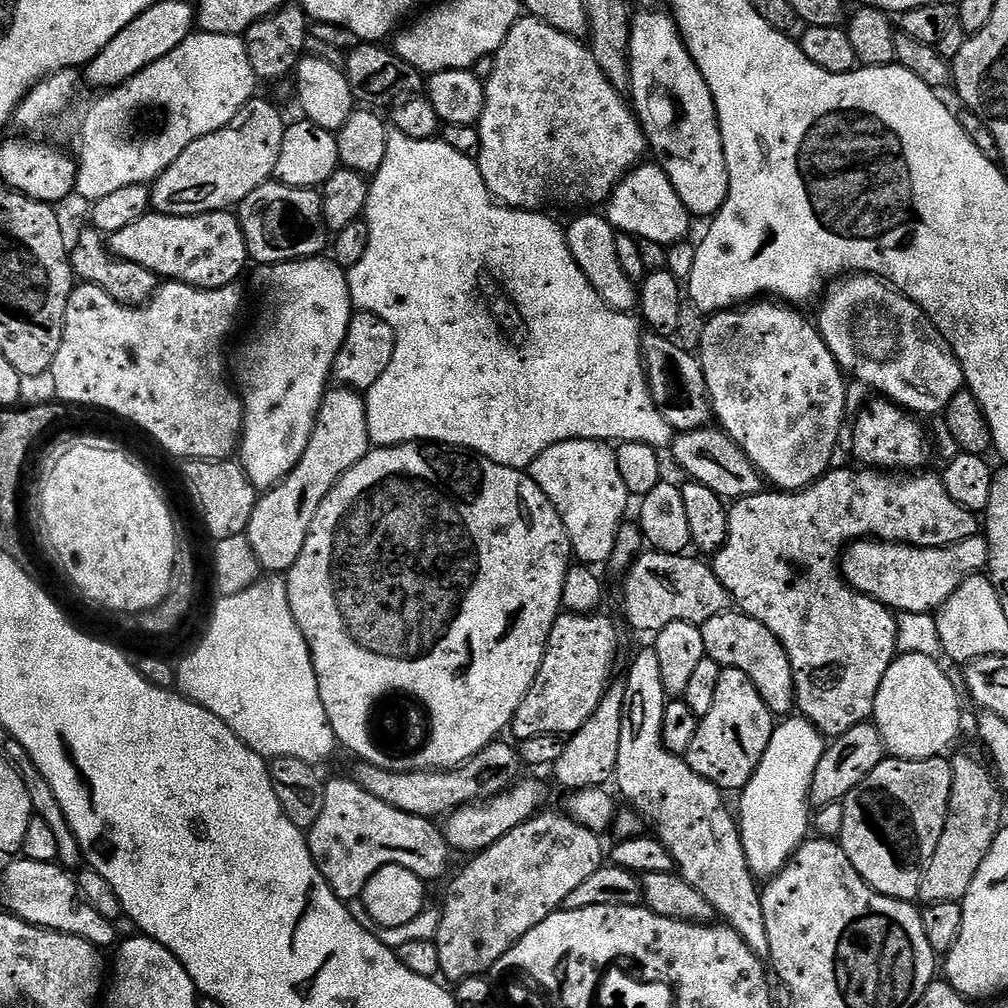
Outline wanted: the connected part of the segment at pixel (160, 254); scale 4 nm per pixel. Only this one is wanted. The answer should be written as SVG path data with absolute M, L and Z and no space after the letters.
M155 210L149 211L148 215L138 218L138 222L134 222L134 226L126 226L122 230L111 233L106 240L108 249L114 253L120 260L126 262L138 262L138 266L146 266L146 270L150 270L154 275L161 278L167 278L169 281L178 284L189 284L195 288L221 288L222 286L230 286L237 283L241 278L240 275L244 272L244 267L250 264L248 255L248 247L246 246L246 234L240 225L239 215L235 211L229 210L226 212L207 212L201 216L167 216Z

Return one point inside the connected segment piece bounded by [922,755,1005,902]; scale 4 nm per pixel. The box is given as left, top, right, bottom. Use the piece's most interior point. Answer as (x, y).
(976, 809)

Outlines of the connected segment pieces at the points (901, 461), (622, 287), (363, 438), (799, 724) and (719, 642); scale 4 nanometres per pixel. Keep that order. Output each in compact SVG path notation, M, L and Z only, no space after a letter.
M887 398L872 399L857 411L861 412L852 428L852 452L864 463L861 465L872 470L899 470L904 474L923 469L920 467L928 460L928 436L919 424L921 421Z
M588 214L577 215L580 217L566 228L570 254L574 254L574 262L578 262L578 266L582 266L582 274L586 274L590 286L594 286L594 290L598 290L598 294L606 302L606 306L610 306L615 312L635 313L640 303L638 284L637 281L626 278L626 274L622 270L622 262L618 262L617 229L612 227L607 215L584 215Z
M343 386L329 387L324 393L324 401L316 415L316 425L312 427L312 437L294 470L275 488L267 489L257 499L256 509L250 518L247 538L254 550L254 558L260 563L261 569L268 574L286 574L298 562L298 554L302 554L302 546L310 534L310 526L314 522L314 514L318 514L318 506L330 494L330 490L373 447L370 430L366 426L365 397L359 391Z
M799 714L789 715L773 727L772 737L766 746L766 754L762 754L762 762L758 766L758 770L750 778L748 785L742 789L742 795L739 797L739 799L741 798L740 812L738 808L740 841L746 850L746 862L750 866L753 876L757 878L777 876L788 865L789 860L795 856L800 845L809 839L810 812L808 816L808 804L810 805L812 795L814 770L818 770L818 762L822 762L825 747L824 733L819 732L811 722Z
M729 610L700 625L706 655L725 668L742 670L754 682L773 717L784 718L796 708L796 683L792 663L778 638L754 618L739 610Z

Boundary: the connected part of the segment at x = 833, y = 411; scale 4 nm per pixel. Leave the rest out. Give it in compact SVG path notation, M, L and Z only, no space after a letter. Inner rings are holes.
M752 302L709 315L698 353L715 423L754 462L773 489L786 492L809 488L833 467L832 455L840 444L844 411L850 408L849 385L844 384L846 376L840 363L830 354L819 327L796 312L784 302Z

